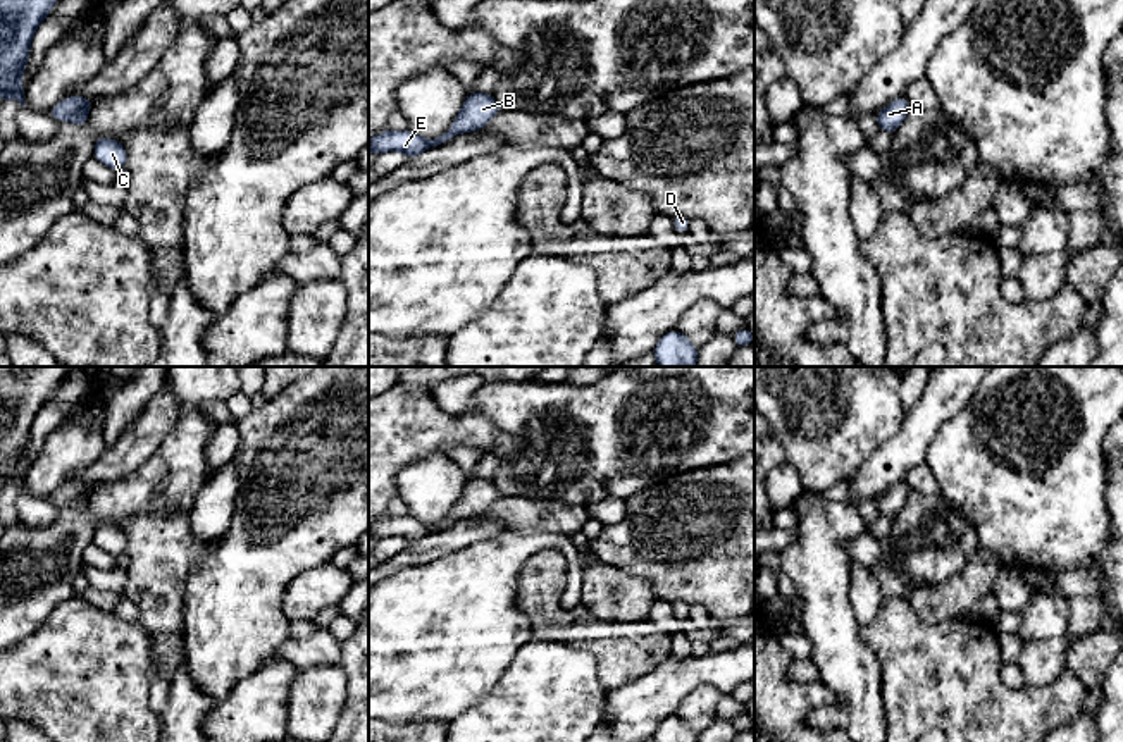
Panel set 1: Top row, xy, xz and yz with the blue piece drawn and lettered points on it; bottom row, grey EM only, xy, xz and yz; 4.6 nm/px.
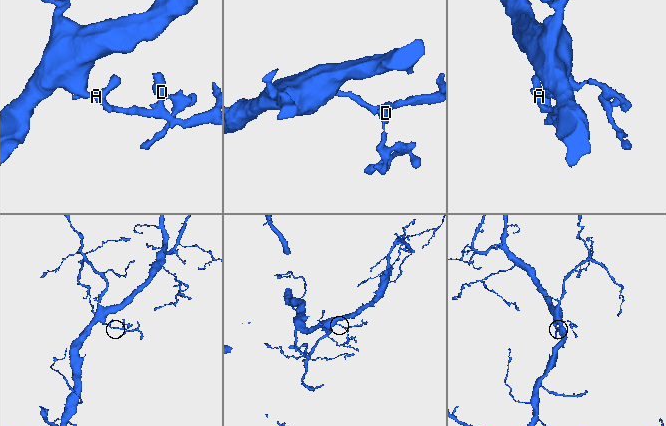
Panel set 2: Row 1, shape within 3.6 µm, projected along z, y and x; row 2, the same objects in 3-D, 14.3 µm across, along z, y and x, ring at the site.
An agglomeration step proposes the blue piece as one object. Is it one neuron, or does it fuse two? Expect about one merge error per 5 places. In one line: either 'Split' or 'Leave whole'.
Leave whole

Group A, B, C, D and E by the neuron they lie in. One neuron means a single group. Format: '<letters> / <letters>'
A B C D E

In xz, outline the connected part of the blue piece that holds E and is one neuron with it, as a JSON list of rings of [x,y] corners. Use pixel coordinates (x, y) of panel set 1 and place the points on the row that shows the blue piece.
[[[472,91],[467,95],[458,117],[453,121],[451,127],[443,136],[436,139],[427,139],[410,129],[386,129],[384,133],[374,136],[369,141],[369,151],[372,151],[374,157],[384,151],[401,151],[406,155],[408,160],[412,160],[419,153],[451,139],[455,134],[481,131],[499,112],[501,108],[498,107],[491,93]]]

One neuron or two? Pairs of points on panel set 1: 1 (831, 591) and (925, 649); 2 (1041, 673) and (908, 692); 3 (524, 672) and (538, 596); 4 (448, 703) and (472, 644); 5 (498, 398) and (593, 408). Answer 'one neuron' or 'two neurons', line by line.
1: two neurons
2: two neurons
3: two neurons
4: one neuron
5: one neuron

